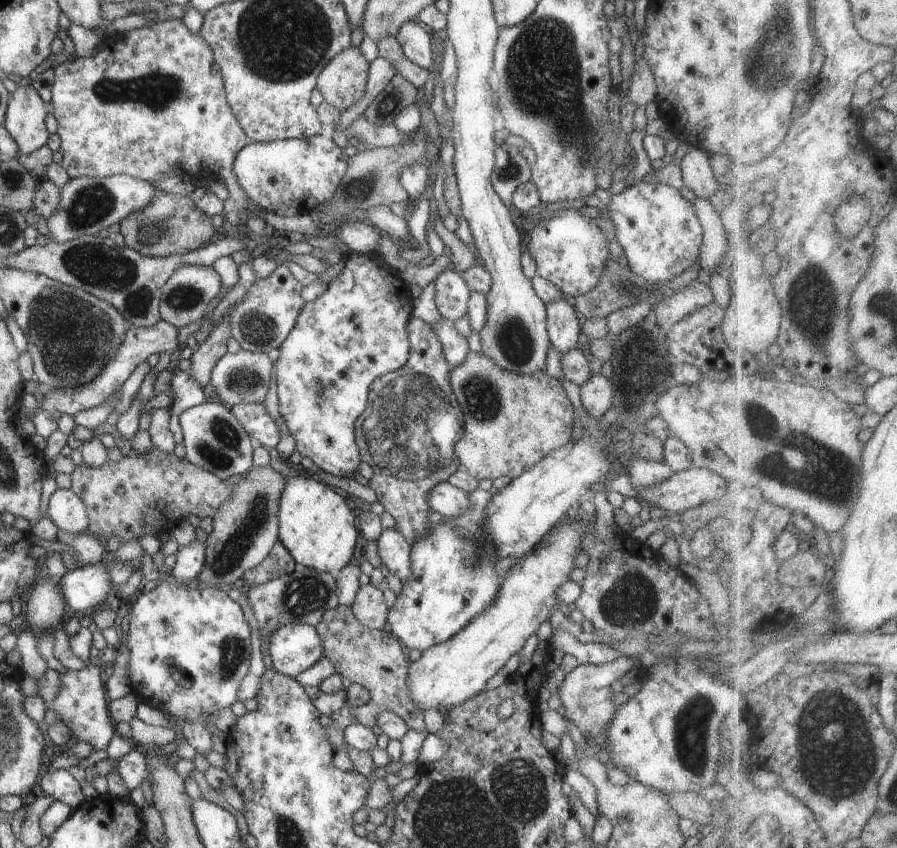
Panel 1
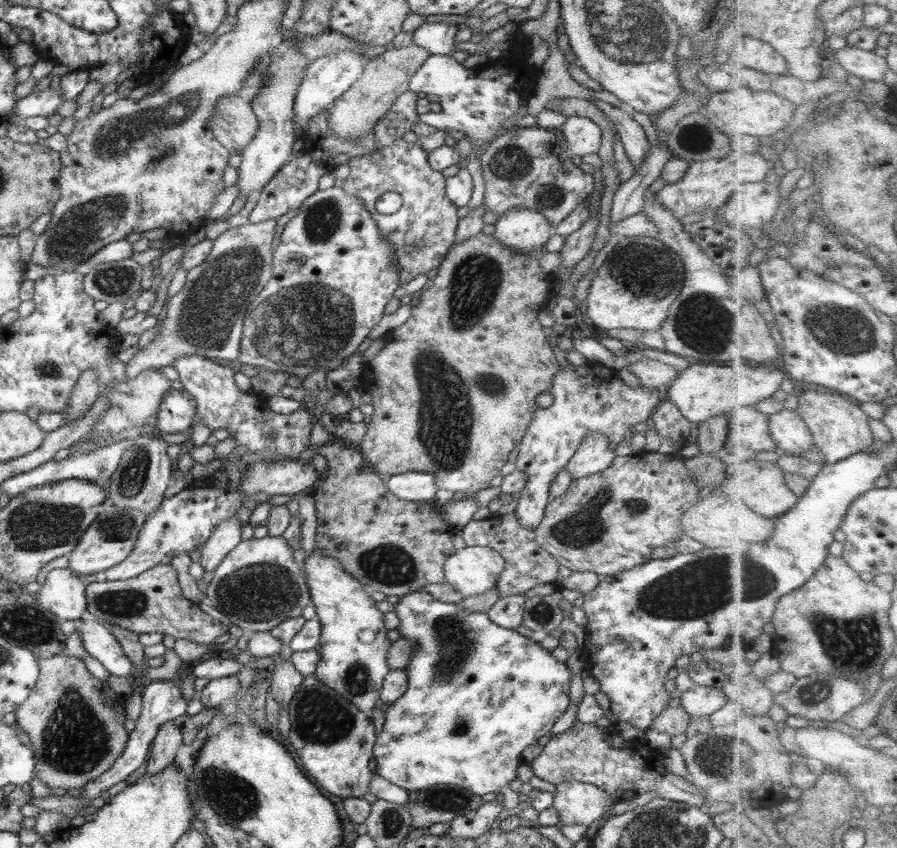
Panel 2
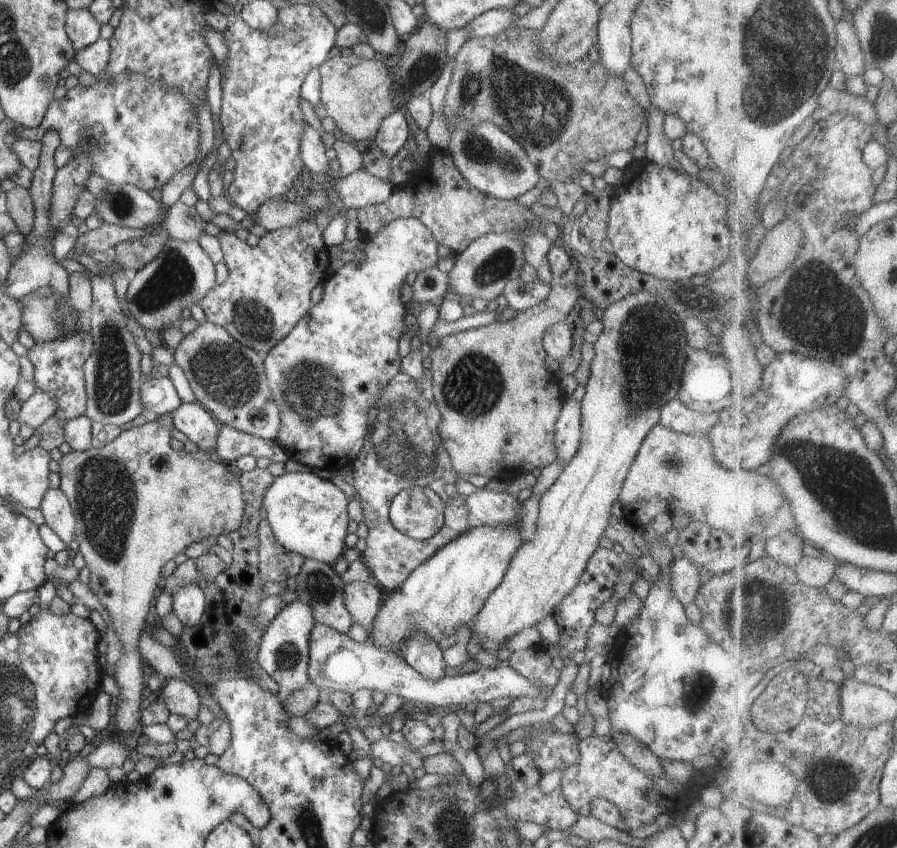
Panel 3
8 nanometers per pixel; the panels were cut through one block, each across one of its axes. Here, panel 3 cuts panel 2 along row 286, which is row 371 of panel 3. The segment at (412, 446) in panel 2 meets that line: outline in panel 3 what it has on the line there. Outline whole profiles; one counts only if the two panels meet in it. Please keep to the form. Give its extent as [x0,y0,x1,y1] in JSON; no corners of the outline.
[425,282,582,482]

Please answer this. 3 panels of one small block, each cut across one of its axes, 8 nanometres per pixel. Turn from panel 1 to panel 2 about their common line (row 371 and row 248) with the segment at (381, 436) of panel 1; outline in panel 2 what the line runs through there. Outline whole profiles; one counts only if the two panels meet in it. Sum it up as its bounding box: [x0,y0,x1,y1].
[341,137,460,286]

